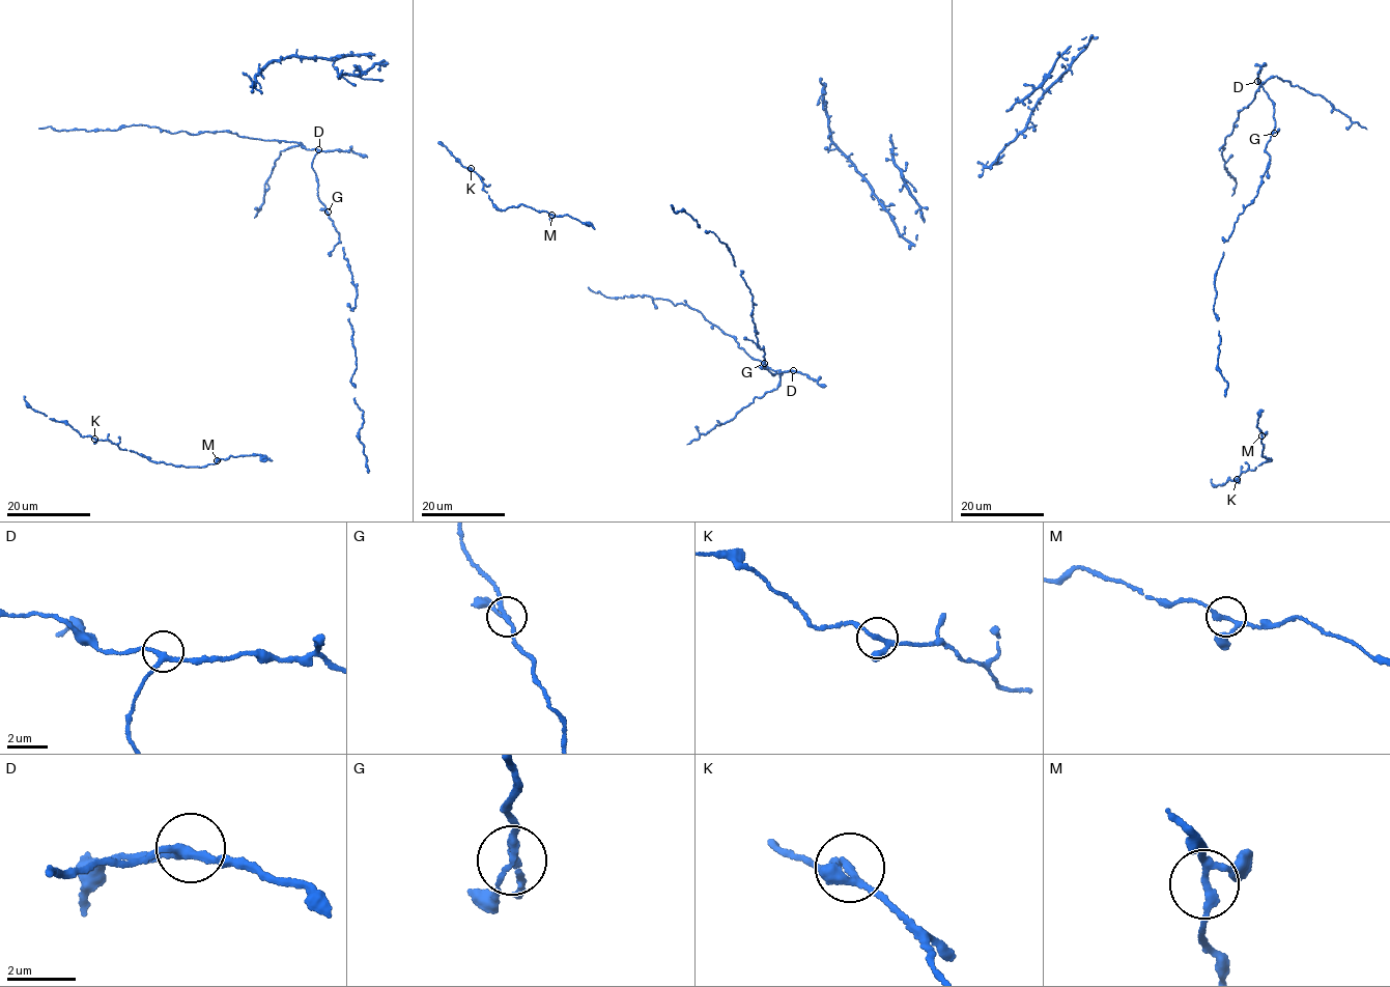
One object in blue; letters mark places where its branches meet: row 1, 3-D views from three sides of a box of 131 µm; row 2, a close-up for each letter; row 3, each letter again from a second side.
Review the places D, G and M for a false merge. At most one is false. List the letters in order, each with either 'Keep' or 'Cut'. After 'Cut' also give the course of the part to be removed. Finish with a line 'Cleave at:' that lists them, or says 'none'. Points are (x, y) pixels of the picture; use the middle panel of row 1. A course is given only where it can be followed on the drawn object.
D: Keep
G: Keep
M: Keep
Cleave at: none

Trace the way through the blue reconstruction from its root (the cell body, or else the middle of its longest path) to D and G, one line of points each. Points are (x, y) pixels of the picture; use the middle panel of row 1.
D: (754, 309), (757, 342), (761, 349), (764, 347), (764, 368), (774, 375), (793, 370)
G: (754, 309), (757, 342), (761, 349), (764, 347), (764, 363)

